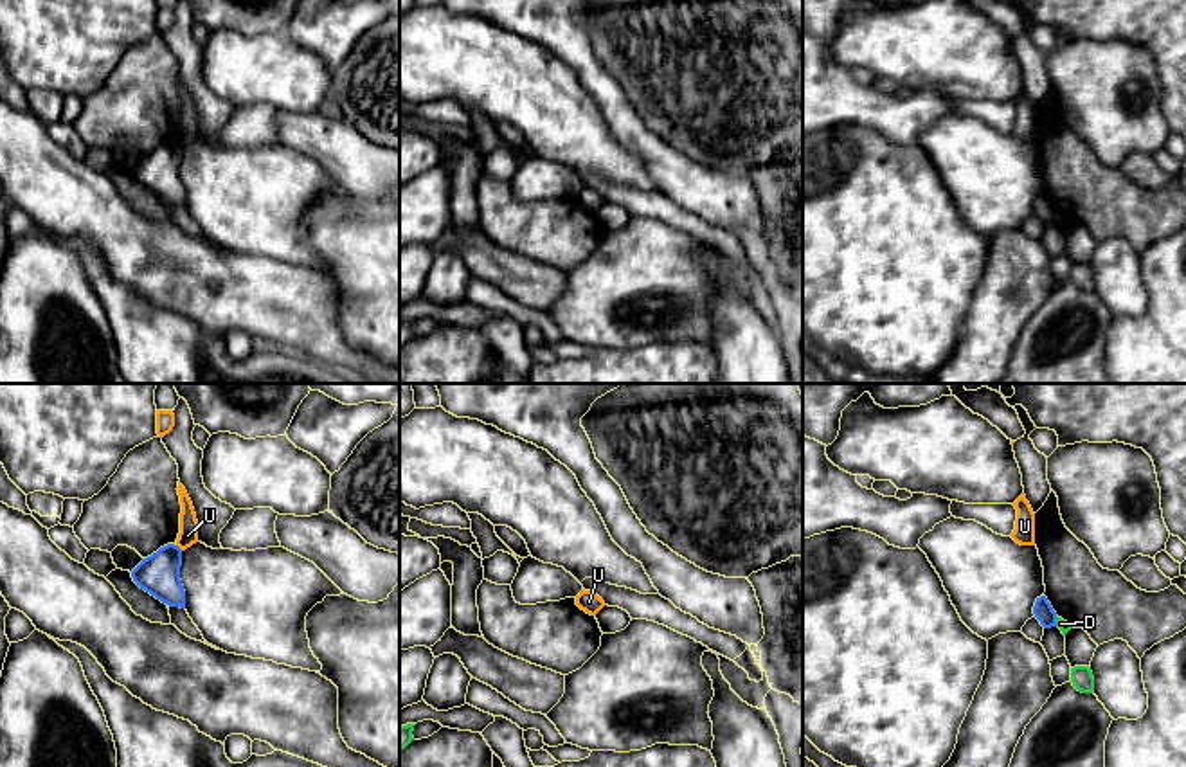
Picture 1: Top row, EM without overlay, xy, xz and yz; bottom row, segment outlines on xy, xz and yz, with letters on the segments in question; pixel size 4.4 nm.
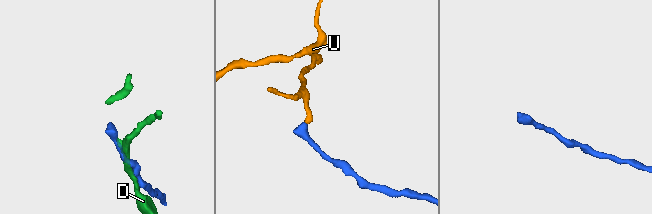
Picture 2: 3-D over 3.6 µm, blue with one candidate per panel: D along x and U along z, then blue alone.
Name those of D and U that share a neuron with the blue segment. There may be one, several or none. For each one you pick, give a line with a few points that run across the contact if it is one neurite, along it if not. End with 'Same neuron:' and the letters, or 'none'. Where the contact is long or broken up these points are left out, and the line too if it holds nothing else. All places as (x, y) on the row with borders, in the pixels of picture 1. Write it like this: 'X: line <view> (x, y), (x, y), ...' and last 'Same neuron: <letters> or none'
Same neuron: none

